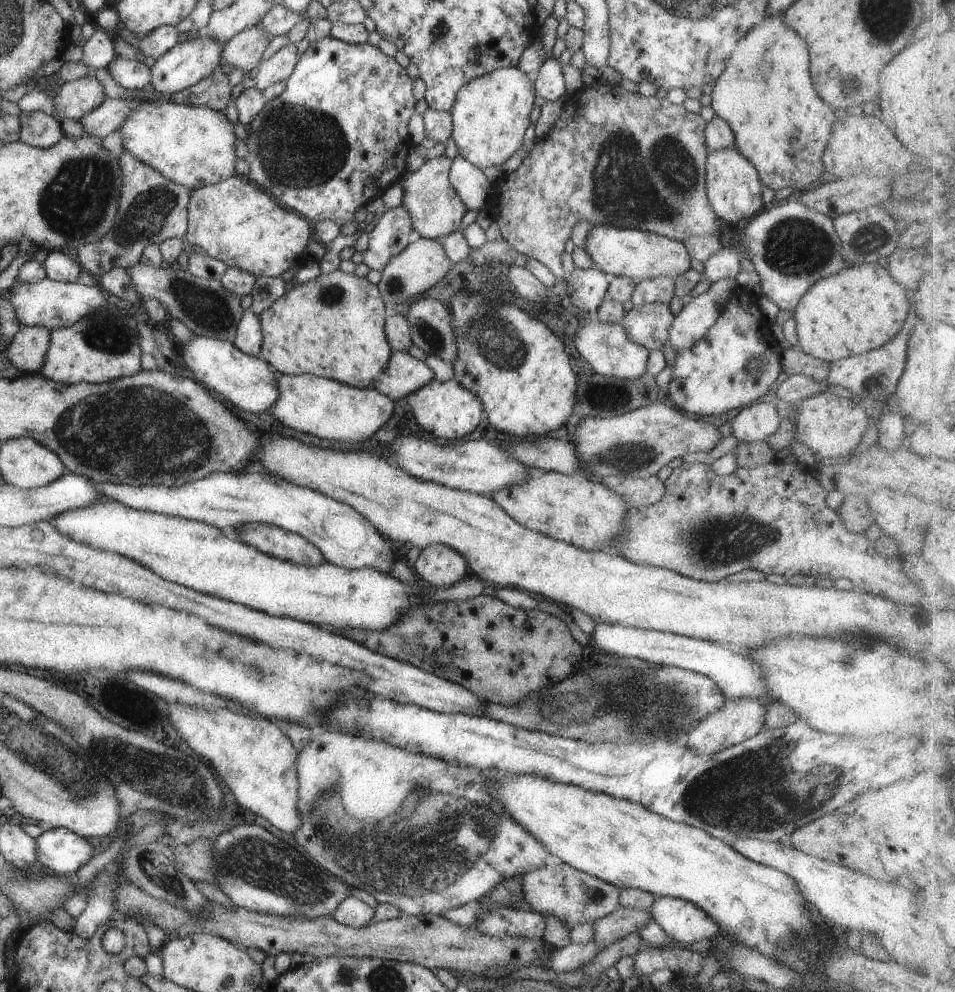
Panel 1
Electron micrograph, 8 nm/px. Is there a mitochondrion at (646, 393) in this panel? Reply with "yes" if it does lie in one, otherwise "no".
no

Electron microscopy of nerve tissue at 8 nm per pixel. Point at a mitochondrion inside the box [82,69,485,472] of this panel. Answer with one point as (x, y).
(293, 146)

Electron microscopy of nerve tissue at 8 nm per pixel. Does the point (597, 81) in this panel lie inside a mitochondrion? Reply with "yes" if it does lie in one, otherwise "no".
no

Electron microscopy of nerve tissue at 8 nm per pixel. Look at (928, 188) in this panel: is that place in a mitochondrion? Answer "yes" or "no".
no

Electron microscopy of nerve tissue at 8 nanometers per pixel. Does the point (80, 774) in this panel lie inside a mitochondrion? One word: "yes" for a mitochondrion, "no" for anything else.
yes

